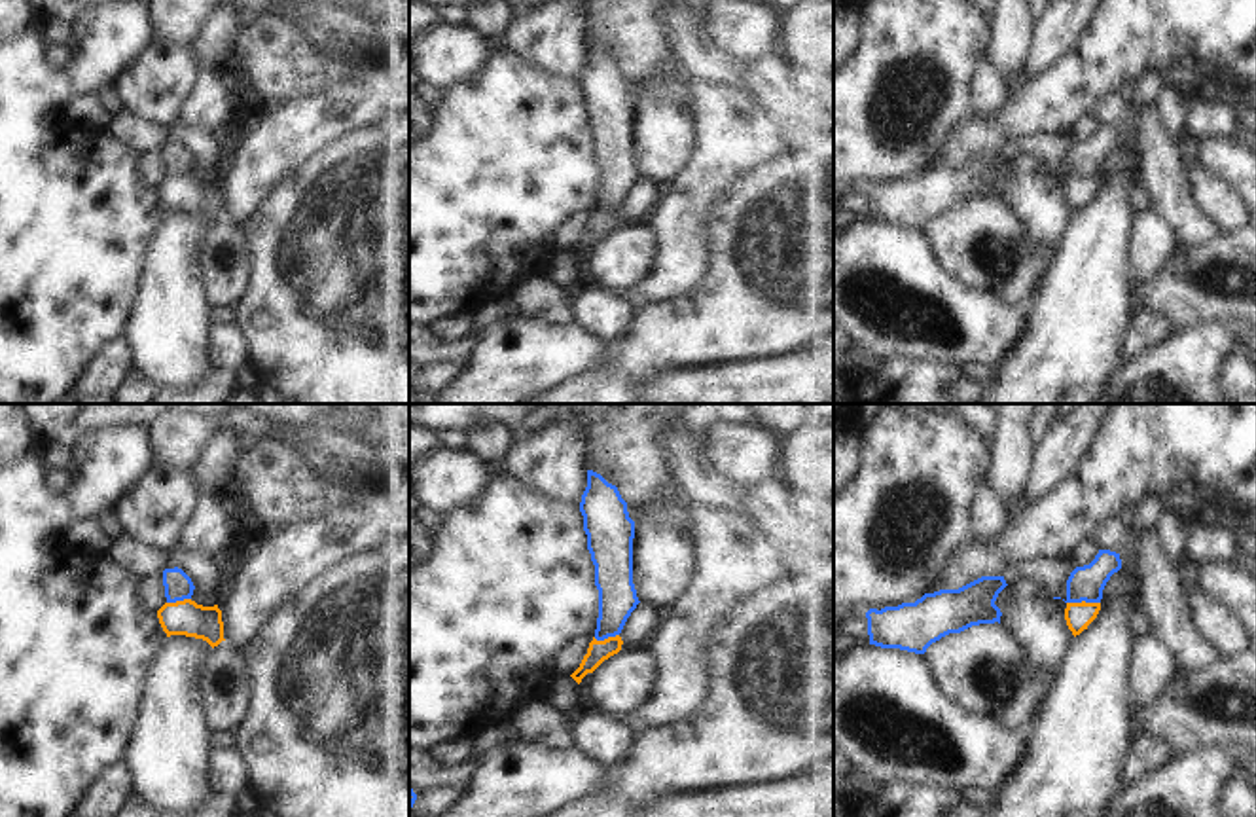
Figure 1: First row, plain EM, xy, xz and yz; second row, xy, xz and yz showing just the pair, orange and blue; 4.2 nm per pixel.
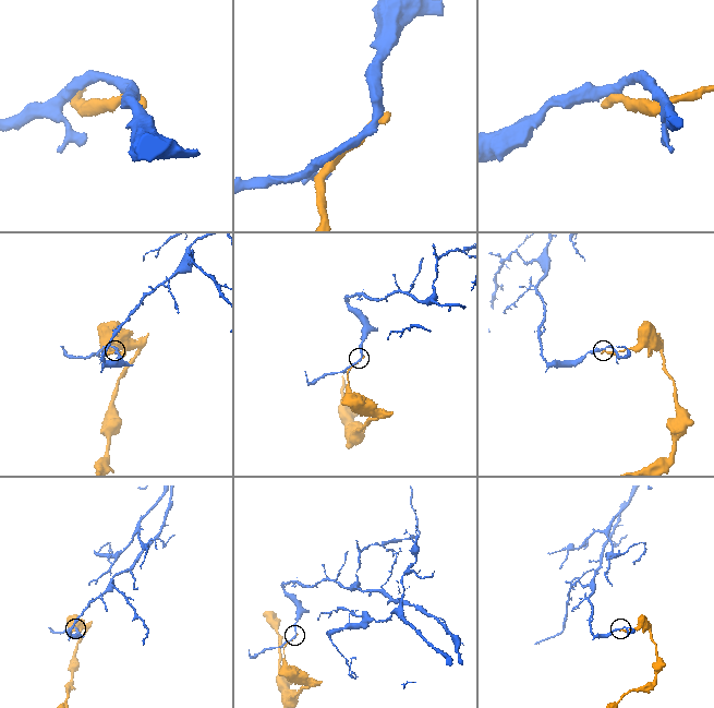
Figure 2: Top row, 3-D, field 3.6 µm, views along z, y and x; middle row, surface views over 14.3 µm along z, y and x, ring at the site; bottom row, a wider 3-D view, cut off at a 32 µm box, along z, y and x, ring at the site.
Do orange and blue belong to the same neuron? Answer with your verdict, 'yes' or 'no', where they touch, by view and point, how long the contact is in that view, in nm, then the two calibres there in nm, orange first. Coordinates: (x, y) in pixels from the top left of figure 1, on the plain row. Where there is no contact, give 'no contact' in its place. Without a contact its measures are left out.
no | yz (1082, 177) | 140 nm | 110/150 nm

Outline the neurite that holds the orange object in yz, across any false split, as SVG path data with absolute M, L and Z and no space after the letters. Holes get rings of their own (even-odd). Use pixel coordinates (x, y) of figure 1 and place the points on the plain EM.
M1067 178L1065 195L1072 210L1080 210L1097 193L1101 178Z

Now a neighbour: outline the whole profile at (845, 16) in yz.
M851 0L834 9L834 72L851 57L860 40L860 2Z

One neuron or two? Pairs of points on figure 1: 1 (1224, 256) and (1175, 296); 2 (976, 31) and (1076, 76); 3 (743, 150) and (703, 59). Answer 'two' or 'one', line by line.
1: one
2: two
3: two

